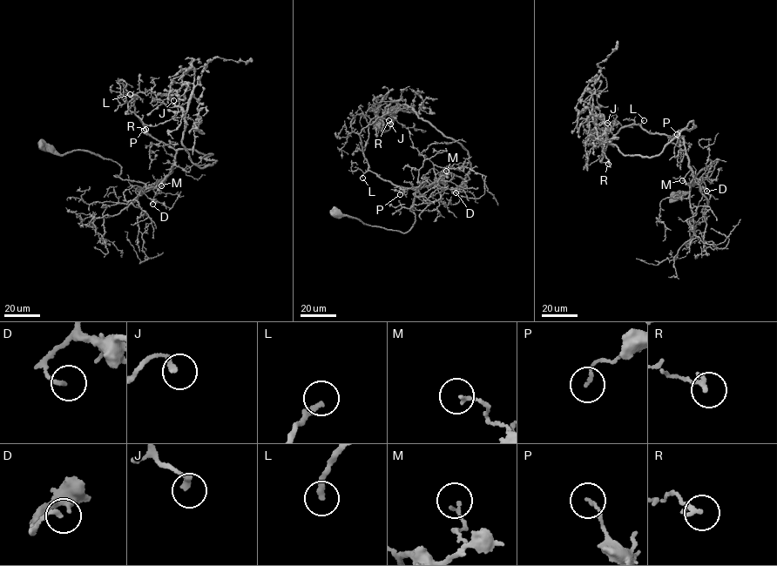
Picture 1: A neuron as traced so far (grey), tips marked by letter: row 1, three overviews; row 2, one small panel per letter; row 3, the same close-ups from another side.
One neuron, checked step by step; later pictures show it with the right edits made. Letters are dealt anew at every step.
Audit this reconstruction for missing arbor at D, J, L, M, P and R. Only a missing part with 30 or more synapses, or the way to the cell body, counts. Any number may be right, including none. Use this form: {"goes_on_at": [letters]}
{"goes_on_at": []}

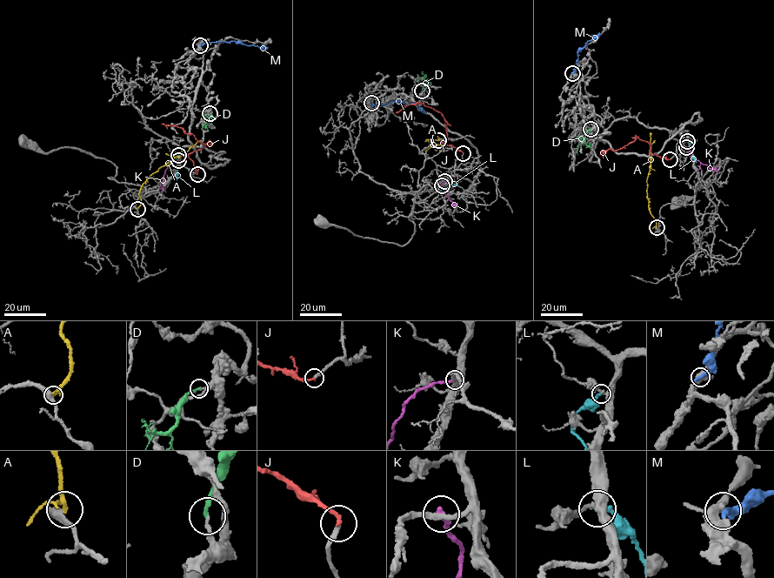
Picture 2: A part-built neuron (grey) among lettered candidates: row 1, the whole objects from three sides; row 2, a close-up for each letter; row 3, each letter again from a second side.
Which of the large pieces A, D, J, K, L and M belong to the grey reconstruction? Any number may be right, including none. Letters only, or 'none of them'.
J

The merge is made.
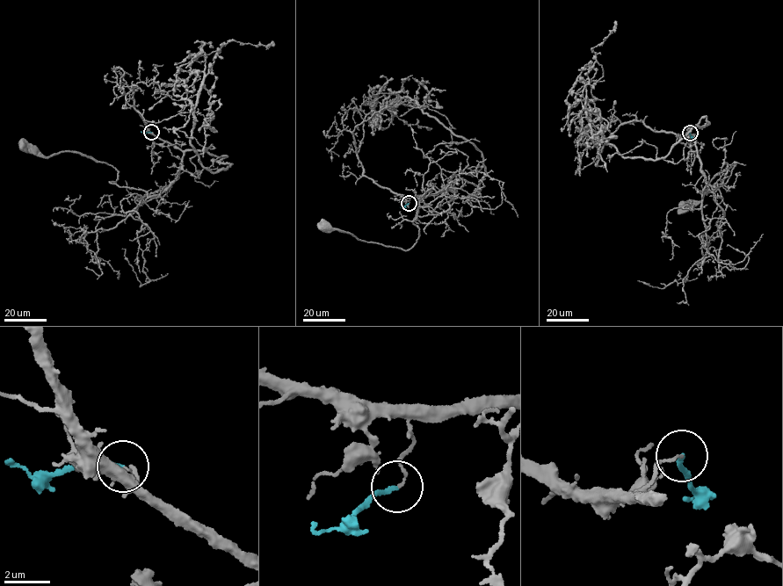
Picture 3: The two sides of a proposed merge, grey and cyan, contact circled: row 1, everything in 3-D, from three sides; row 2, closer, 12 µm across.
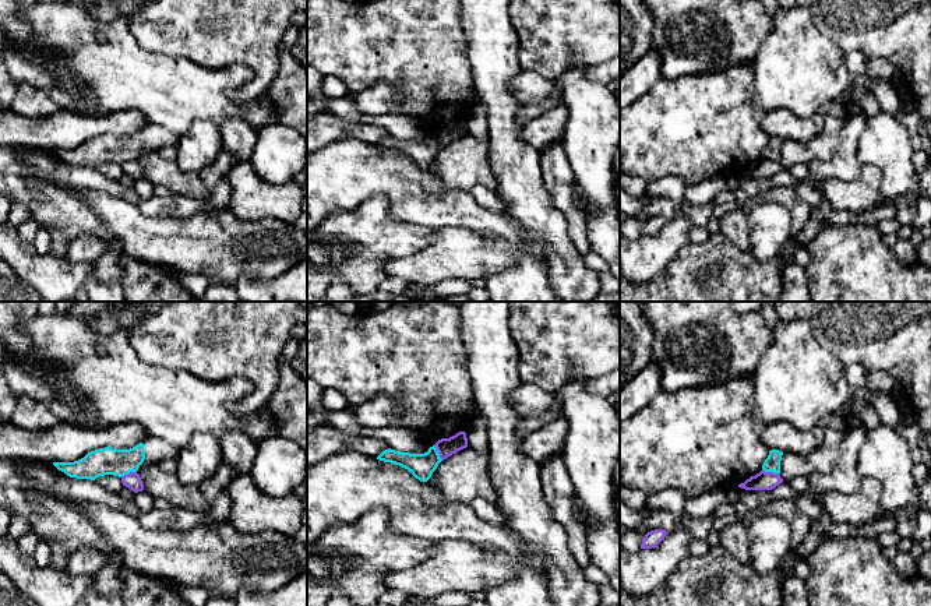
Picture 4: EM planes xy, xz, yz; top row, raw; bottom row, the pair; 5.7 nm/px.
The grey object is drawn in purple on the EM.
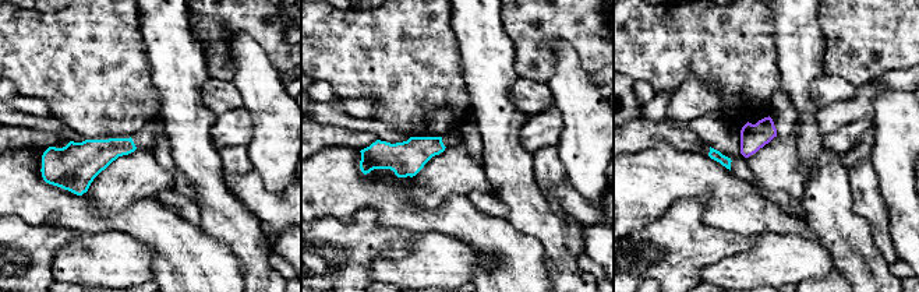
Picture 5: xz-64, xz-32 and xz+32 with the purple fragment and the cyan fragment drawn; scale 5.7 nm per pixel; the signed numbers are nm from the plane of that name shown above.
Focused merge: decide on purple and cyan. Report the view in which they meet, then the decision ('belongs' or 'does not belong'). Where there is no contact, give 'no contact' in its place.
yz | does not belong

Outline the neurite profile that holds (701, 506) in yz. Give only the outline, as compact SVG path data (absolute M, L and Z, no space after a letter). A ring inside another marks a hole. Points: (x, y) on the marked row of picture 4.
M738 485L720 486L687 501L687 512L695 518L713 514L722 503L736 504L738 500Z

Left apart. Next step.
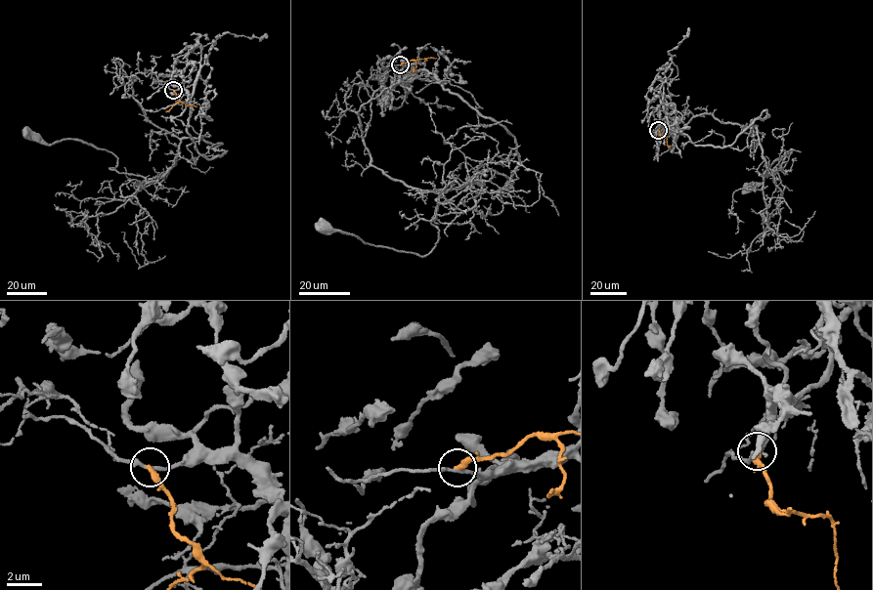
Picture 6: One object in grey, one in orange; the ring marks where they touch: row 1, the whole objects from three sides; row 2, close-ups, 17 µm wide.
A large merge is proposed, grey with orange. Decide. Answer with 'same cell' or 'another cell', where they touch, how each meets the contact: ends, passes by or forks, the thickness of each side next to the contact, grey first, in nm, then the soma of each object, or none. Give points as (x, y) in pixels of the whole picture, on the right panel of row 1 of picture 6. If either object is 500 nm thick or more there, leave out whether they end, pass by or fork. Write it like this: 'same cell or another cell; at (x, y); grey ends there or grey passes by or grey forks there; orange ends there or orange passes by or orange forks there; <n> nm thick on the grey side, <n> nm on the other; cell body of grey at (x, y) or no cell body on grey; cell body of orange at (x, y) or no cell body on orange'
another cell; at (658, 130); grey passes by; orange ends there; 180 nm thick on the grey side, 360 nm on the other; cell body of grey at (749, 188); no cell body on orange

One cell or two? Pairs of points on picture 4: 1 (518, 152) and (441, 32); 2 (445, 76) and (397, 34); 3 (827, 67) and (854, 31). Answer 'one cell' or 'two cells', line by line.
1: two cells
2: one cell
3: two cells

